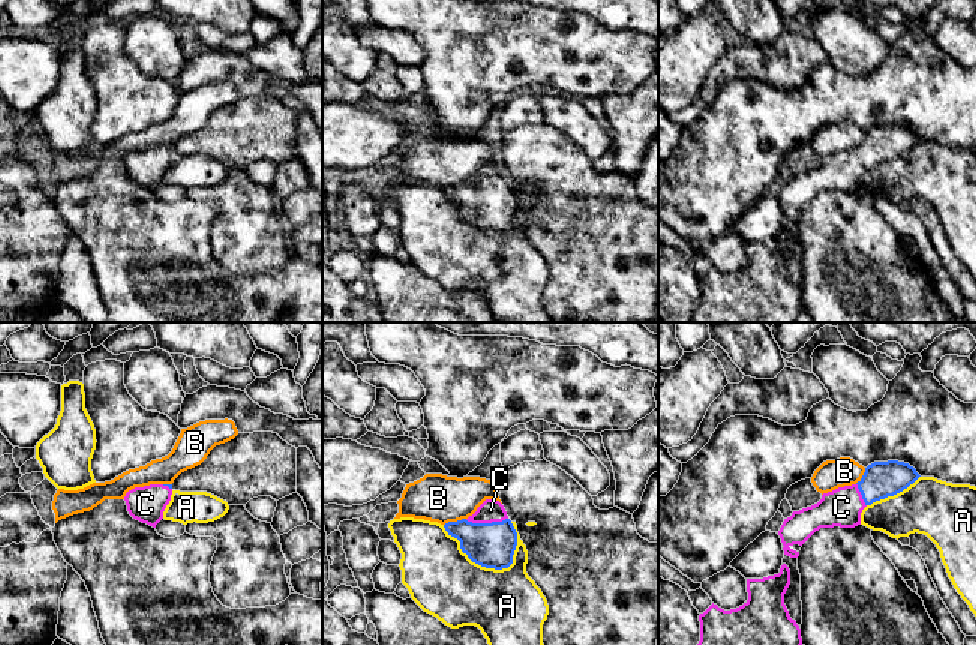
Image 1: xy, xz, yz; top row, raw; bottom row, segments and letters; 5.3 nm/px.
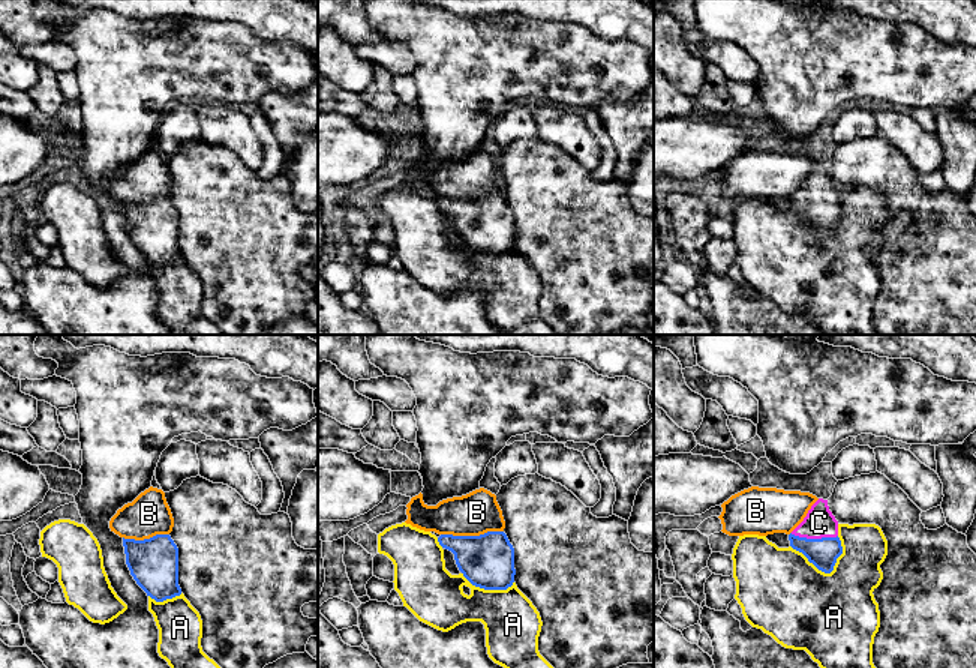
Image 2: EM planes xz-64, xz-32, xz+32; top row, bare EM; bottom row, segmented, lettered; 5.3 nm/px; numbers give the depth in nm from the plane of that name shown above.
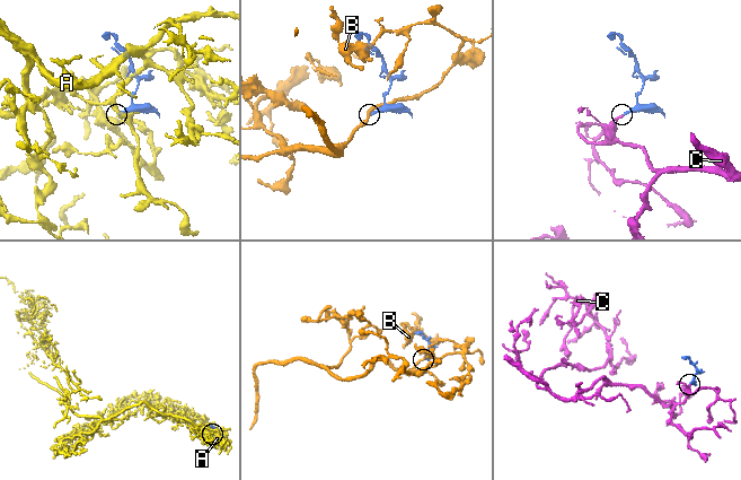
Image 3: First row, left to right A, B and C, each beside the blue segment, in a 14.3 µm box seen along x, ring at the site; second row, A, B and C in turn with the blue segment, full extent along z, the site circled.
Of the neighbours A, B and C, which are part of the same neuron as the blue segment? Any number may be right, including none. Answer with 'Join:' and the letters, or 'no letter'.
Join: C

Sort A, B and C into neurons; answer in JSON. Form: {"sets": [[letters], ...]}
{"sets": [["A"], ["B"], ["C"]]}

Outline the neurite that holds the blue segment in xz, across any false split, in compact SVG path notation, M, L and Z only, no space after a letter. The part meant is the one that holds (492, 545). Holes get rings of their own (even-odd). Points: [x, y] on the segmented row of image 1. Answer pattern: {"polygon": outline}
{"polygon": "M486 500L472 516L448 522L444 528L460 542L462 552L472 562L495 570L513 564L517 532L499 501Z"}

